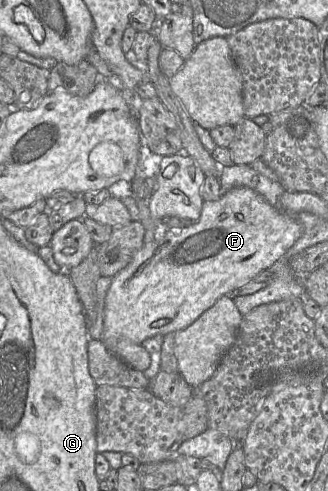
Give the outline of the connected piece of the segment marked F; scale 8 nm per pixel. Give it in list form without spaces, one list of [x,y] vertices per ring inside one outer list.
[[[235,187],[216,201],[204,201],[201,216],[192,224],[168,231],[161,240],[144,243],[131,262],[112,280],[105,298],[102,342],[107,349],[119,340],[141,344],[155,335],[175,333],[190,326],[224,295],[269,269],[302,234],[296,216],[268,203],[248,187]]]

